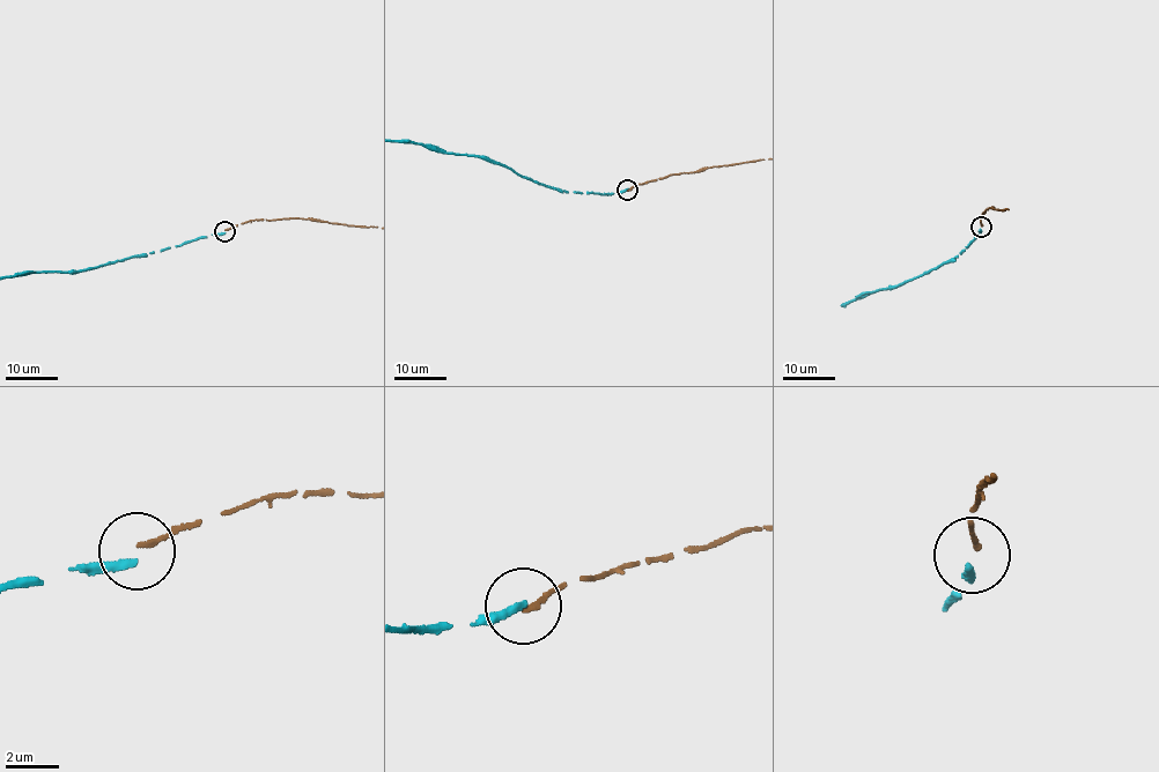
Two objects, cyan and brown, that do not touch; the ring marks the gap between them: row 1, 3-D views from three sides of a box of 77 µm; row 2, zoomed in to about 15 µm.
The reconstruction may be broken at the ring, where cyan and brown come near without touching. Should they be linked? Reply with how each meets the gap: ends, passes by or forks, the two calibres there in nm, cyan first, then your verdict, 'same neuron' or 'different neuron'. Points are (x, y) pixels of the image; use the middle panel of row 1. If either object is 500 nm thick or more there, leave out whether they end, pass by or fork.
cyan ends; brown ends; calibres 280 and 170 nm; different neuron

